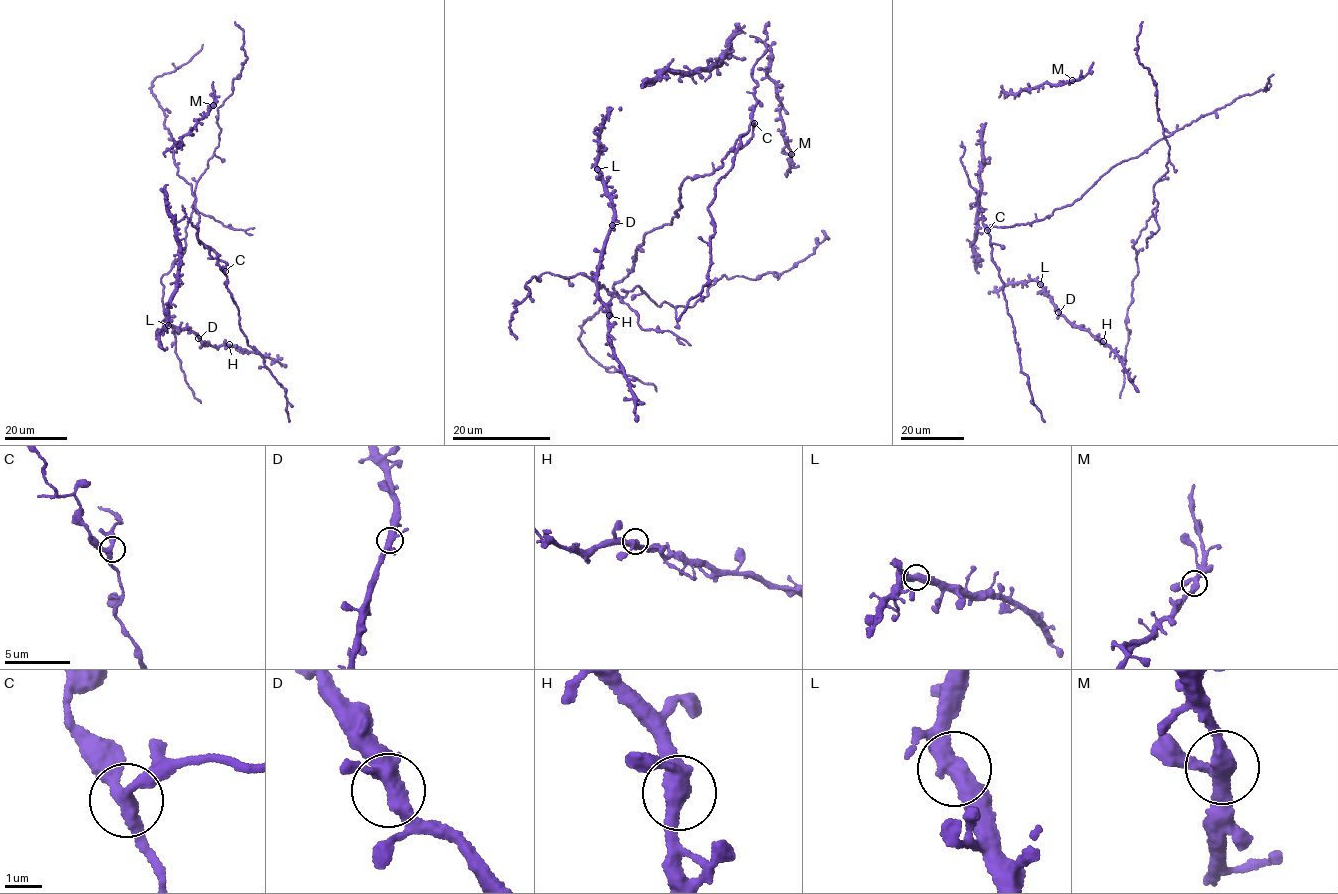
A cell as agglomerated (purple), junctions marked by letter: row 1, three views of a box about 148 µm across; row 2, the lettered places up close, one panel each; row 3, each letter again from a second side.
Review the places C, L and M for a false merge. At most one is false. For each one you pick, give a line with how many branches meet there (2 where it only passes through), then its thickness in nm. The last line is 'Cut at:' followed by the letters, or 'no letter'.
Cut at: no letter

